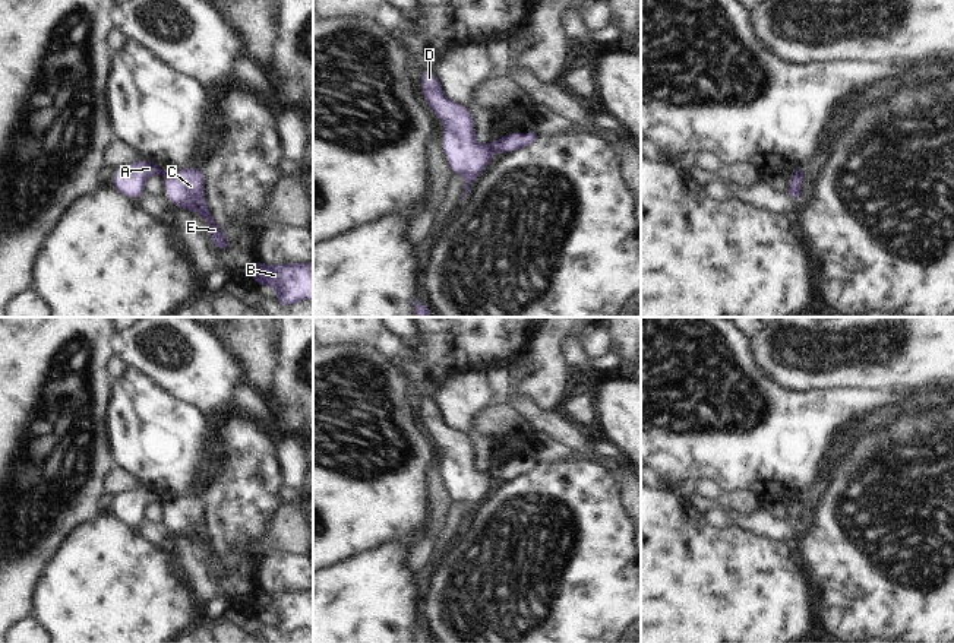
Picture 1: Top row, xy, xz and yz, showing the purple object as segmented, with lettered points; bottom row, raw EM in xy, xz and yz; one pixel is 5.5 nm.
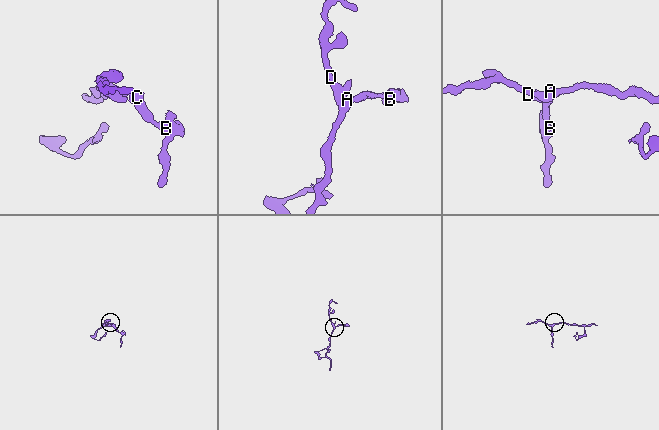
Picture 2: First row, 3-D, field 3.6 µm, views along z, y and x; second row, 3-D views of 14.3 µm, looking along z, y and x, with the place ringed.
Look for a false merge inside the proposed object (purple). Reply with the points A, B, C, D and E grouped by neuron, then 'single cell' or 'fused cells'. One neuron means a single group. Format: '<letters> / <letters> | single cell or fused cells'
A D / B C E | fused cells

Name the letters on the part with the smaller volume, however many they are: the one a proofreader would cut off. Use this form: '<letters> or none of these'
B, C, E

